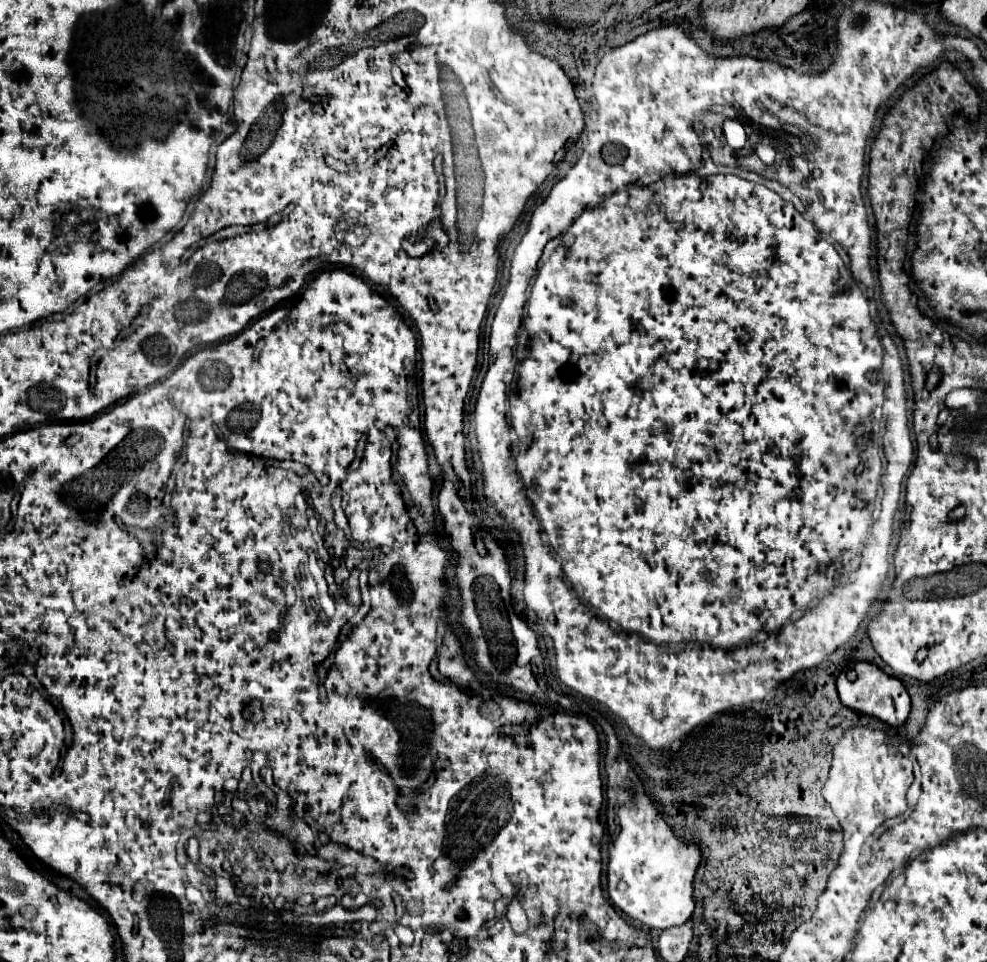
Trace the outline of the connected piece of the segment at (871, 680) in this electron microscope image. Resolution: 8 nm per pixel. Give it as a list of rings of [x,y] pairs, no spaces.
[[[853,663],[851,669],[857,673],[855,681],[849,681],[845,673],[841,673],[839,679],[837,679],[837,691],[839,691],[843,705],[847,705],[853,711],[877,717],[891,727],[901,727],[911,713],[911,699],[909,699],[907,689],[903,687],[903,683],[895,677],[885,675],[873,663]]]

